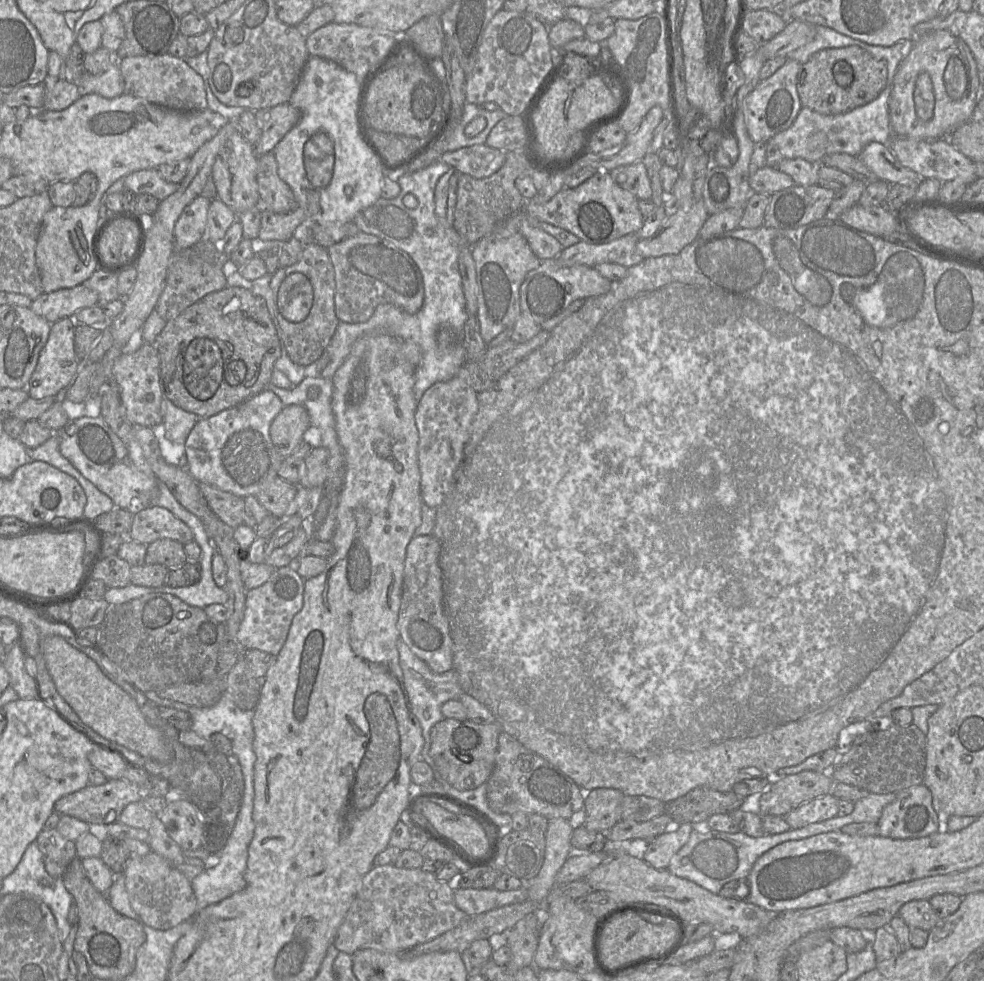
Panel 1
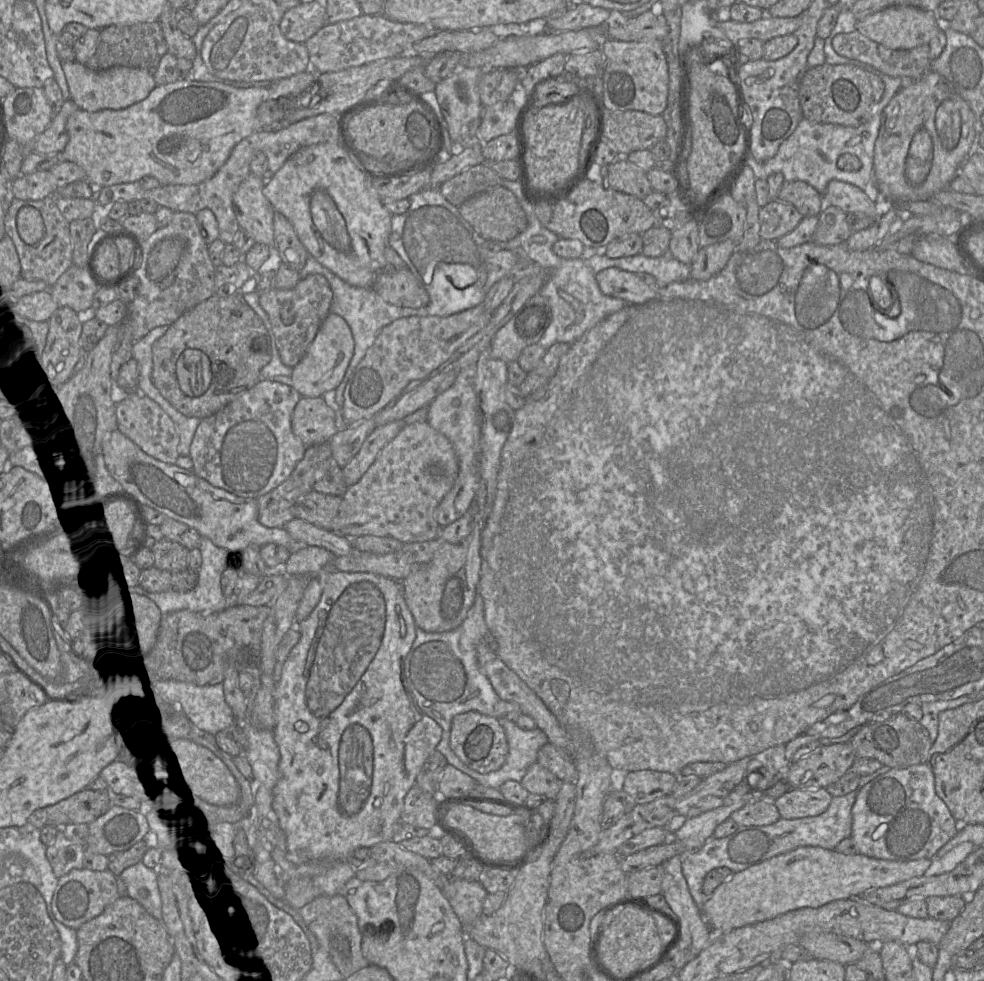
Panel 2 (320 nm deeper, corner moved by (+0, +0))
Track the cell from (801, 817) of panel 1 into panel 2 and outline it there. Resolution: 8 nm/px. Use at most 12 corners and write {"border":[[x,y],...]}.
{"border":[[791,788],[774,803],[783,819],[817,816],[826,788]]}

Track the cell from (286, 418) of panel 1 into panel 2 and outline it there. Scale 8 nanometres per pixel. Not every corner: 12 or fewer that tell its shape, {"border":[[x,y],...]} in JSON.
{"border":[[301,397],[292,413],[294,435],[307,447],[338,432],[336,412],[323,397]]}

